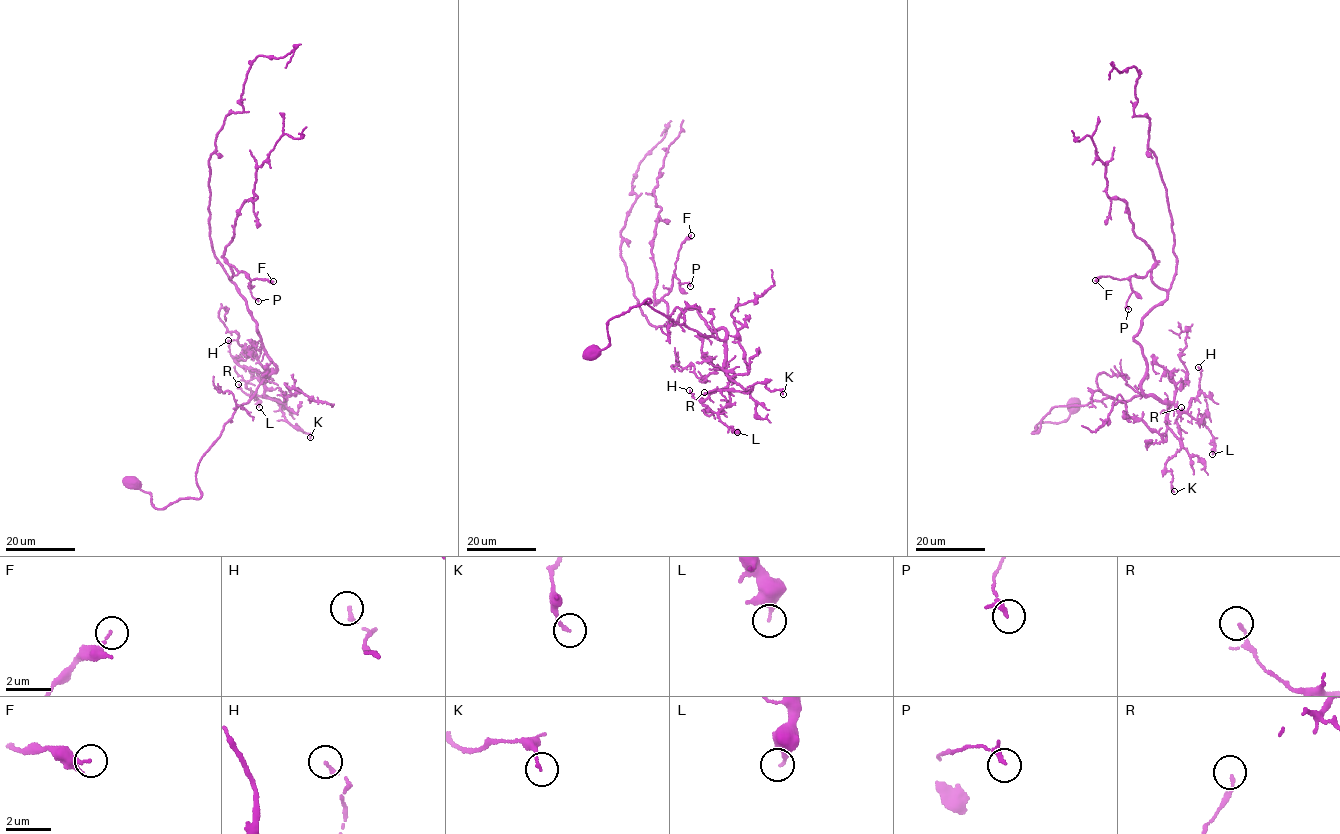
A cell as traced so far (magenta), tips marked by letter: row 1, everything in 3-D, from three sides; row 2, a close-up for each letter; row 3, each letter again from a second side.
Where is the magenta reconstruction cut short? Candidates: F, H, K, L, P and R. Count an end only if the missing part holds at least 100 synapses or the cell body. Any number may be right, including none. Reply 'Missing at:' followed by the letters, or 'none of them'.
Missing at: none of them

